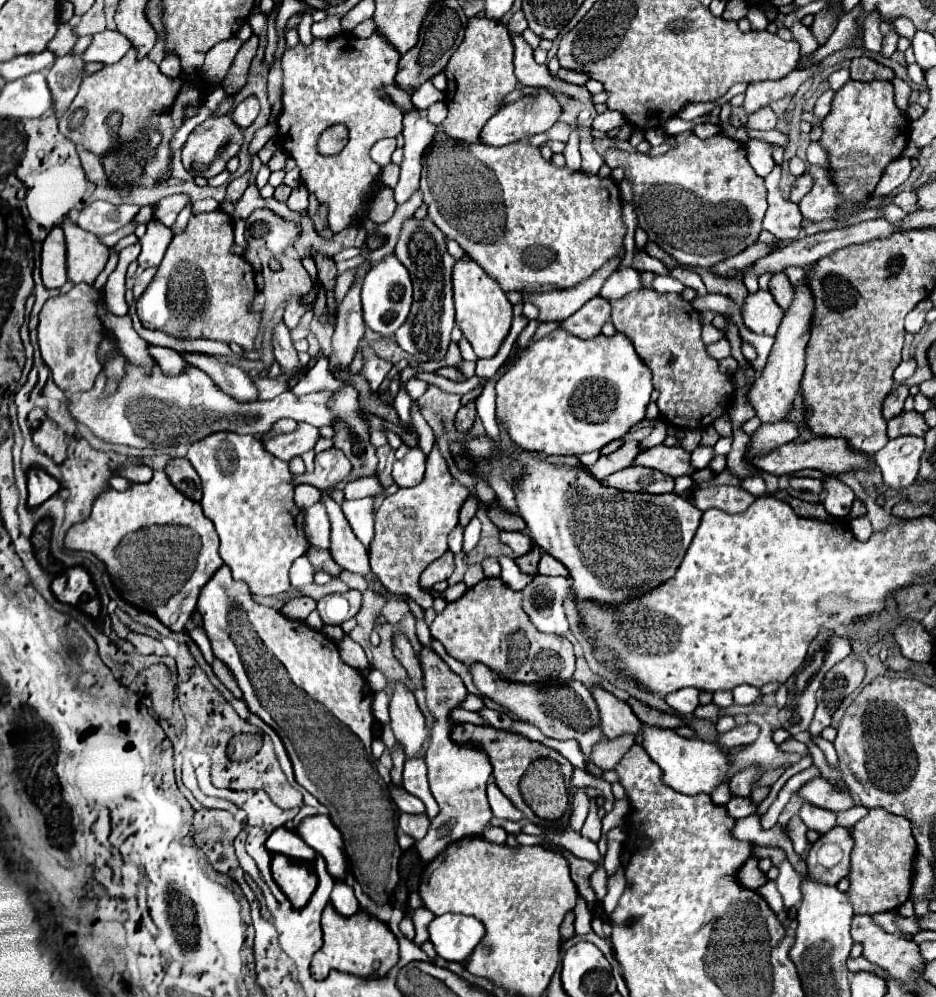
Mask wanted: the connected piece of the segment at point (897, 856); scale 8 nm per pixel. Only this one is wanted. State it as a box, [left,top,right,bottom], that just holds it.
[848,808,916,914]

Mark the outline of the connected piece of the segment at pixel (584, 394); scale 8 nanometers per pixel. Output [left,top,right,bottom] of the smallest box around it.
[496,328,652,456]

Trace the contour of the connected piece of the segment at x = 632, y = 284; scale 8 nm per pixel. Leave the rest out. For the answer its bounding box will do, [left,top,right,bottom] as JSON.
[600,266,641,300]

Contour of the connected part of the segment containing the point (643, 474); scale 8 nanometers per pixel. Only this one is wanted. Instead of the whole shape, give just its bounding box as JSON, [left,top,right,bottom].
[604,466,674,494]

